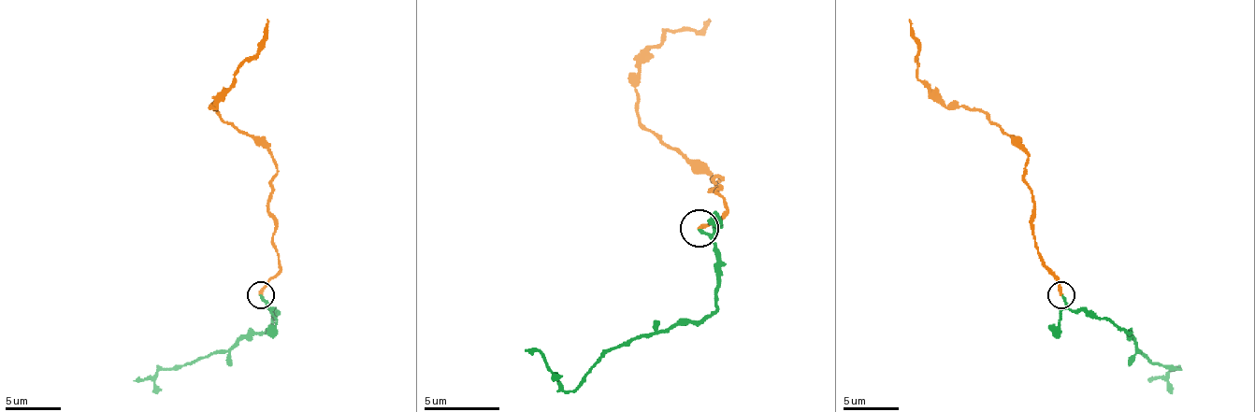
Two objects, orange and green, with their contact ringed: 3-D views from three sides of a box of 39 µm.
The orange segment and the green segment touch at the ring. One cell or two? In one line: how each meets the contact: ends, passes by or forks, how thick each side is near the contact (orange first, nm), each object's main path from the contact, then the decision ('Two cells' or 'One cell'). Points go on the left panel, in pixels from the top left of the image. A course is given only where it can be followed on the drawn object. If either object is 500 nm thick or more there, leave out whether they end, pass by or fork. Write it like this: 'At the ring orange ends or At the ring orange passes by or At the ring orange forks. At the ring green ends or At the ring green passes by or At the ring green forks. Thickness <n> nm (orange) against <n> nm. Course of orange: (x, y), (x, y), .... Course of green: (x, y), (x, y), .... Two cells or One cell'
At the ring orange ends. At the ring green ends. Thickness 220 nm (orange) against 190 nm. Course of orange: (261, 295), (278, 268), (269, 196), (278, 163), (214, 108), (236, 78), (236, 69), (258, 50), (269, 20). Course of green: (261, 295), (272, 309), (272, 320), (266, 332), (244, 334), (225, 350), (167, 367), (142, 381), (134, 381). One cell

